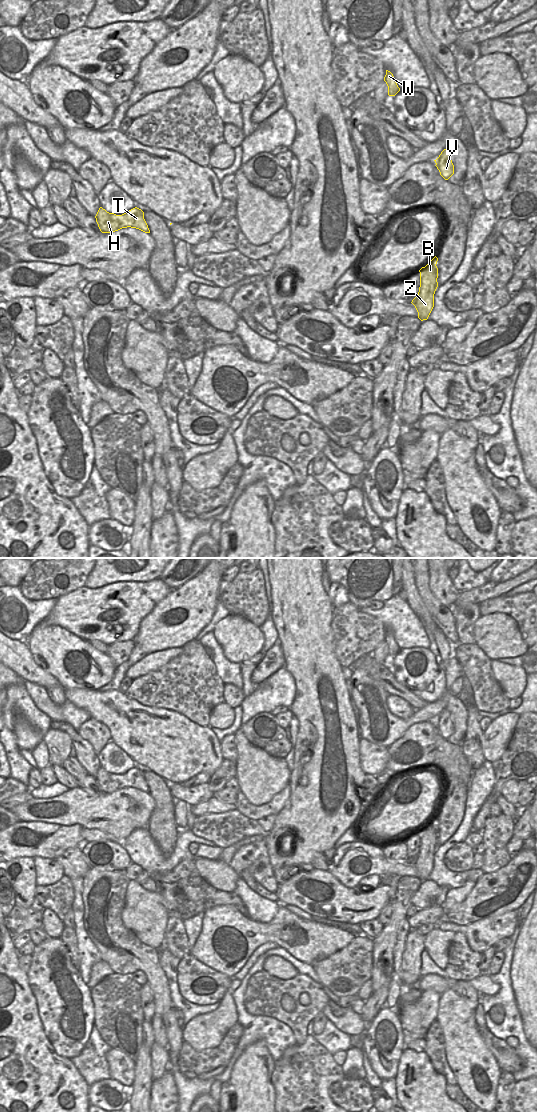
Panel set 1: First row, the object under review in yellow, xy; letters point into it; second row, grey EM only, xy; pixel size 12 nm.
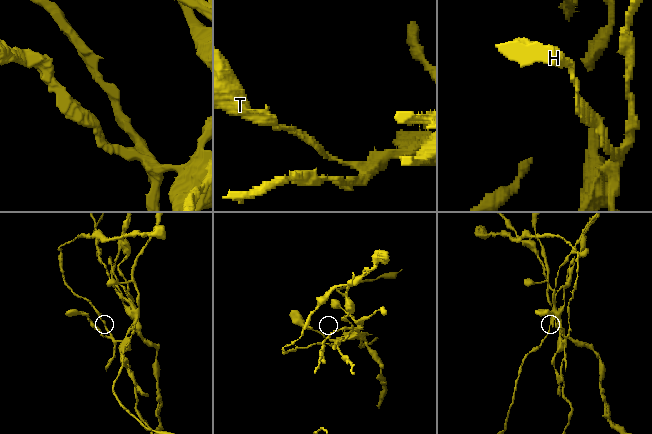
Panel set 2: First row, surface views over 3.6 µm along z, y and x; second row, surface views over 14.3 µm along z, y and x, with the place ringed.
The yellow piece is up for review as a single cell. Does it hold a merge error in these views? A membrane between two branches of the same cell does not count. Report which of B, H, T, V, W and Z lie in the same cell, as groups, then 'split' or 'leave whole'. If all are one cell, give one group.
B H T W / V Z; split

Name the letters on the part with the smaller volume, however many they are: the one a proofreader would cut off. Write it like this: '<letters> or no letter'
V, Z

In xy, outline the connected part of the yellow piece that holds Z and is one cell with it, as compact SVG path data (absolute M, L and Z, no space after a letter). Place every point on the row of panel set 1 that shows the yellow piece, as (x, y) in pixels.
M436 289L426 295L423 295L421 292L418 292L418 295L411 302L415 306L418 312L418 318L421 321L428 319L434 307L435 291Z

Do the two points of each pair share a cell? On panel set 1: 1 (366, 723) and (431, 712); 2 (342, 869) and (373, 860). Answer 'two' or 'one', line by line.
1: one
2: one

